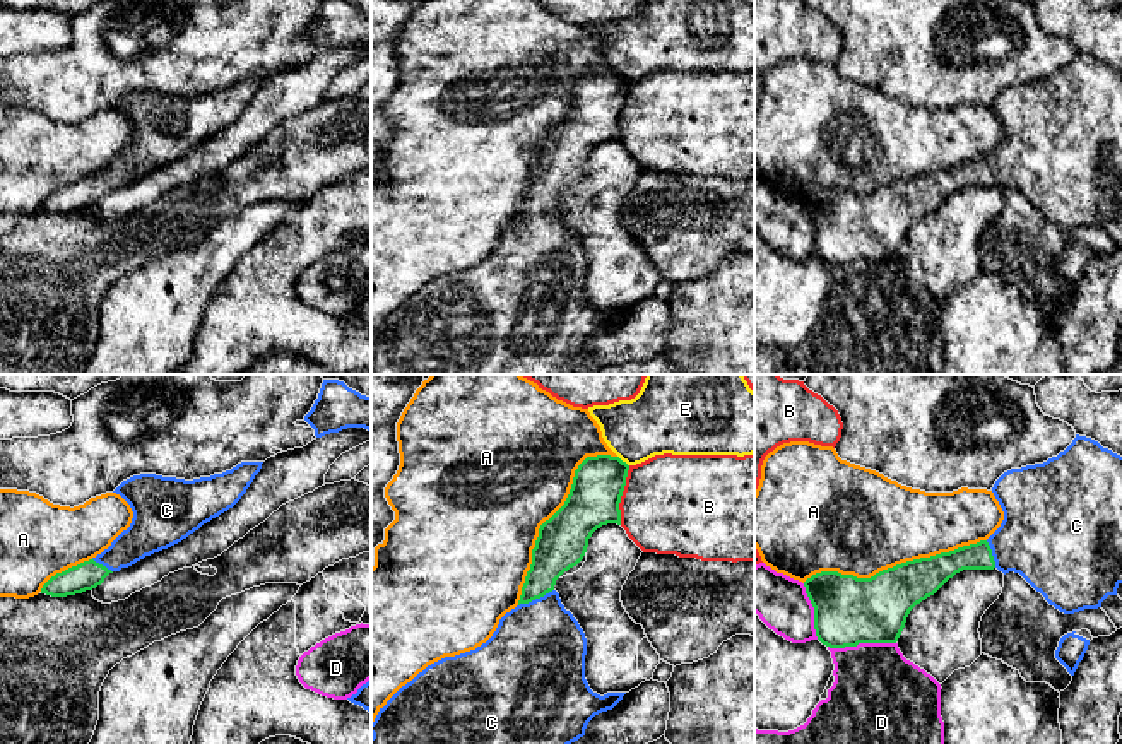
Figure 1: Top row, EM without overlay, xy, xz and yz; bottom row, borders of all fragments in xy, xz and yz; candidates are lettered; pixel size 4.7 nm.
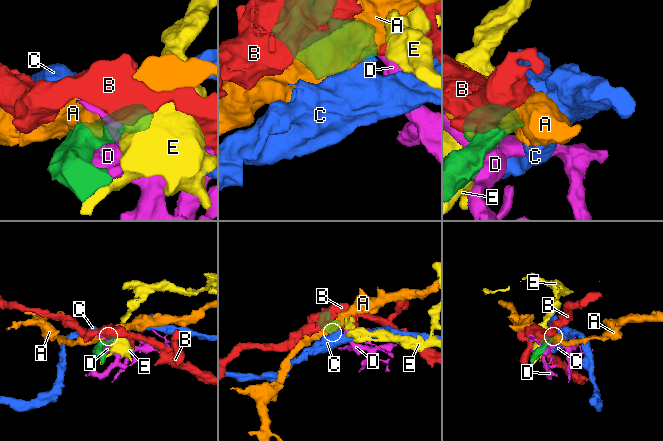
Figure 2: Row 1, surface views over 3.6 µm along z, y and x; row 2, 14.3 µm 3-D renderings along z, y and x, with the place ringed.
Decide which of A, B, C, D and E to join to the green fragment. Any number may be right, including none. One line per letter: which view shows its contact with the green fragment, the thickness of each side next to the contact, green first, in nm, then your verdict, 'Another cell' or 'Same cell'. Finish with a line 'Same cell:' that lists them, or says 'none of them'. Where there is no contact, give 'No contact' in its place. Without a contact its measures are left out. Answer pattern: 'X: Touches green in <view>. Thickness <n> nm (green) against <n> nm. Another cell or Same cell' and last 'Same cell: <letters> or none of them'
A: Touches green in yz. Thickness 300 nm (green) against 480 nm. Another cell
B: Touches green in xz. Thickness 240 nm (green) against 460 nm. Another cell
C: Touches green in xz. Thickness 220 nm (green) against 440 nm. Same cell
D: Touches green in yz. Thickness 320 nm (green) against 420 nm. Another cell
E: Touches green in xz. Thickness 240 nm (green) against 320 nm. Another cell
Same cell: C

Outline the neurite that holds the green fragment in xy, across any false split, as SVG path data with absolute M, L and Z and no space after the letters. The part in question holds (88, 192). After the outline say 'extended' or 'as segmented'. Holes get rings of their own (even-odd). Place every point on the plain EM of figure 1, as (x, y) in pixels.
M241 79L231 87L193 97L140 91L113 109L132 125L133 135L108 166L96 174L51 193L41 210L67 214L92 207L104 195L168 166L204 140L233 125L246 109L263 79Z; extended

